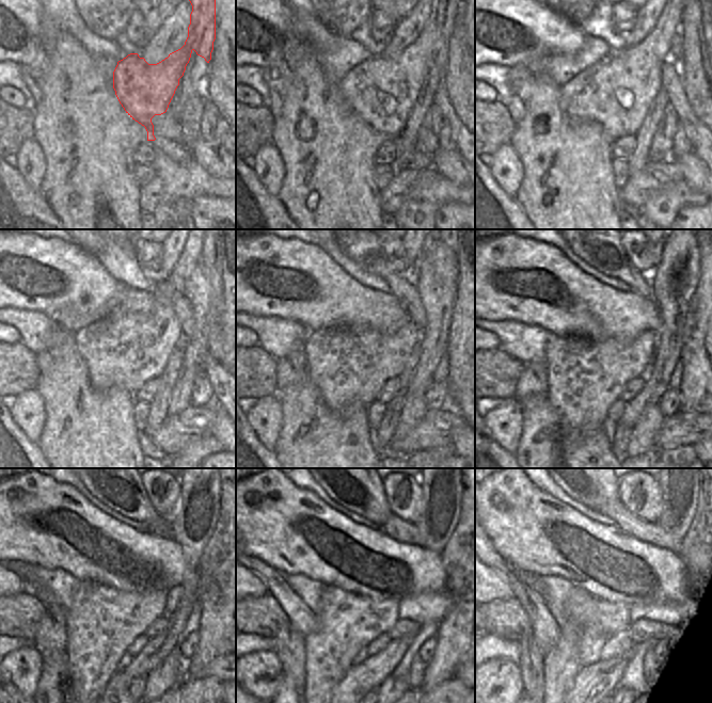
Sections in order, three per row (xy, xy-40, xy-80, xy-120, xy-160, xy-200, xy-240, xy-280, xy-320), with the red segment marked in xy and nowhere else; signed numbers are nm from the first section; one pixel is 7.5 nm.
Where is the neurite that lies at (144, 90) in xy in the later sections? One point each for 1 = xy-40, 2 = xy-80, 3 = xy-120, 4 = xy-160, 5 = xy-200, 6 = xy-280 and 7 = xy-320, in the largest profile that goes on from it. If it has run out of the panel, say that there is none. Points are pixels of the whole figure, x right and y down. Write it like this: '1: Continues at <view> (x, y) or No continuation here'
1: Continues at xy-40 (382, 94)
2: Continues at xy-80 (617, 93)
3: Continues at xy-120 (125, 349)
4: Continues at xy-160 (349, 367)
5: Continues at xy-200 (584, 377)
6: Continues at xy-280 (346, 623)
7: Continues at xy-320 (589, 621)

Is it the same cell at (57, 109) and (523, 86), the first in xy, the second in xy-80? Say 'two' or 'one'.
two

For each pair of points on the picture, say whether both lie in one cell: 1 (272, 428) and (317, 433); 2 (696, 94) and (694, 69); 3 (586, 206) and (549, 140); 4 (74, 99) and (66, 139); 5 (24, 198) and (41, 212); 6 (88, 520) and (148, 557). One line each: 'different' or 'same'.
1: different
2: same
3: same
4: same
5: same
6: same

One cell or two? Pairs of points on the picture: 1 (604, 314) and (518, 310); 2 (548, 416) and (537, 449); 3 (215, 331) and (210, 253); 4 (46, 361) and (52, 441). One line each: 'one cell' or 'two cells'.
1: one cell
2: one cell
3: one cell
4: two cells

